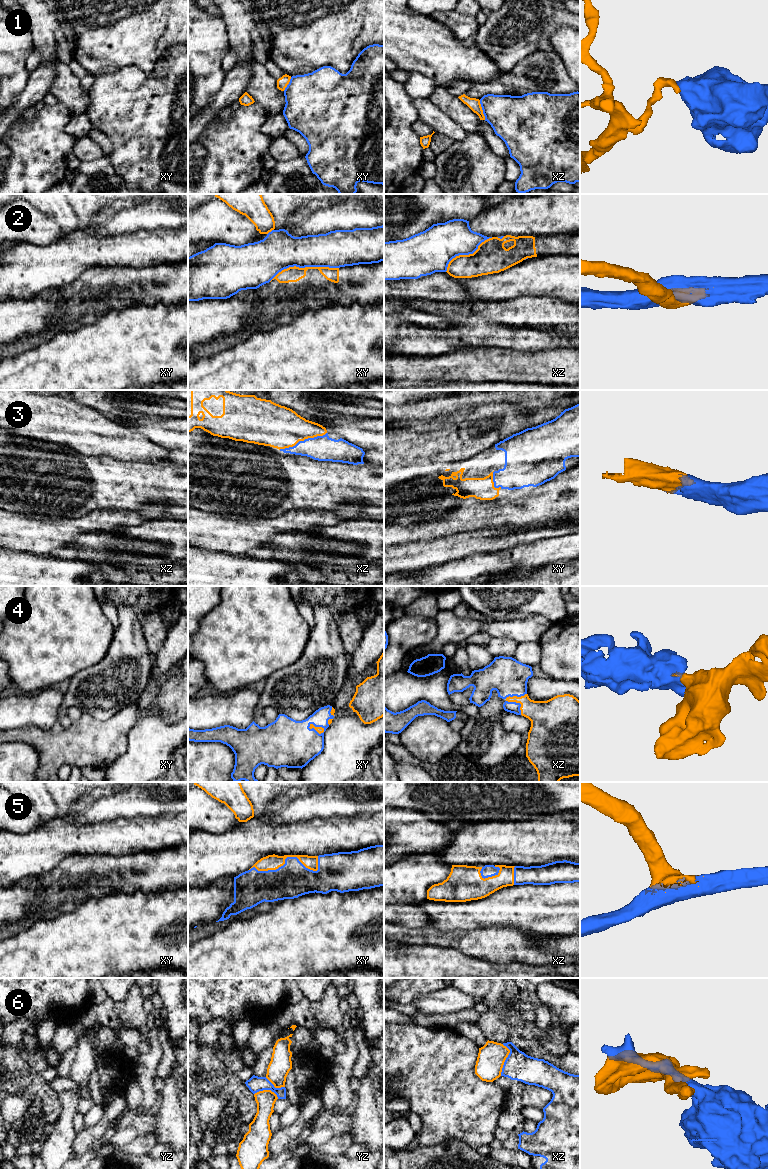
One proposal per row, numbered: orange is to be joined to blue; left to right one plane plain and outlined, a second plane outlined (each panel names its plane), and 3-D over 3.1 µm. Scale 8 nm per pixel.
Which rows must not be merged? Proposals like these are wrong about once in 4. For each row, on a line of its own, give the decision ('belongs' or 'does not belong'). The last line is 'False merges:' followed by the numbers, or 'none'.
1: does not belong
2: does not belong
3: belongs
4: belongs
5: belongs
6: does not belong
False merges: 1, 2, 6

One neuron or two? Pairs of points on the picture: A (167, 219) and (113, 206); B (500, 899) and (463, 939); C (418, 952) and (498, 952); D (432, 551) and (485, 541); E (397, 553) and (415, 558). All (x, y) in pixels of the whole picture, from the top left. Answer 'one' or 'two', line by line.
A: two
B: two
C: two
D: one
E: one

